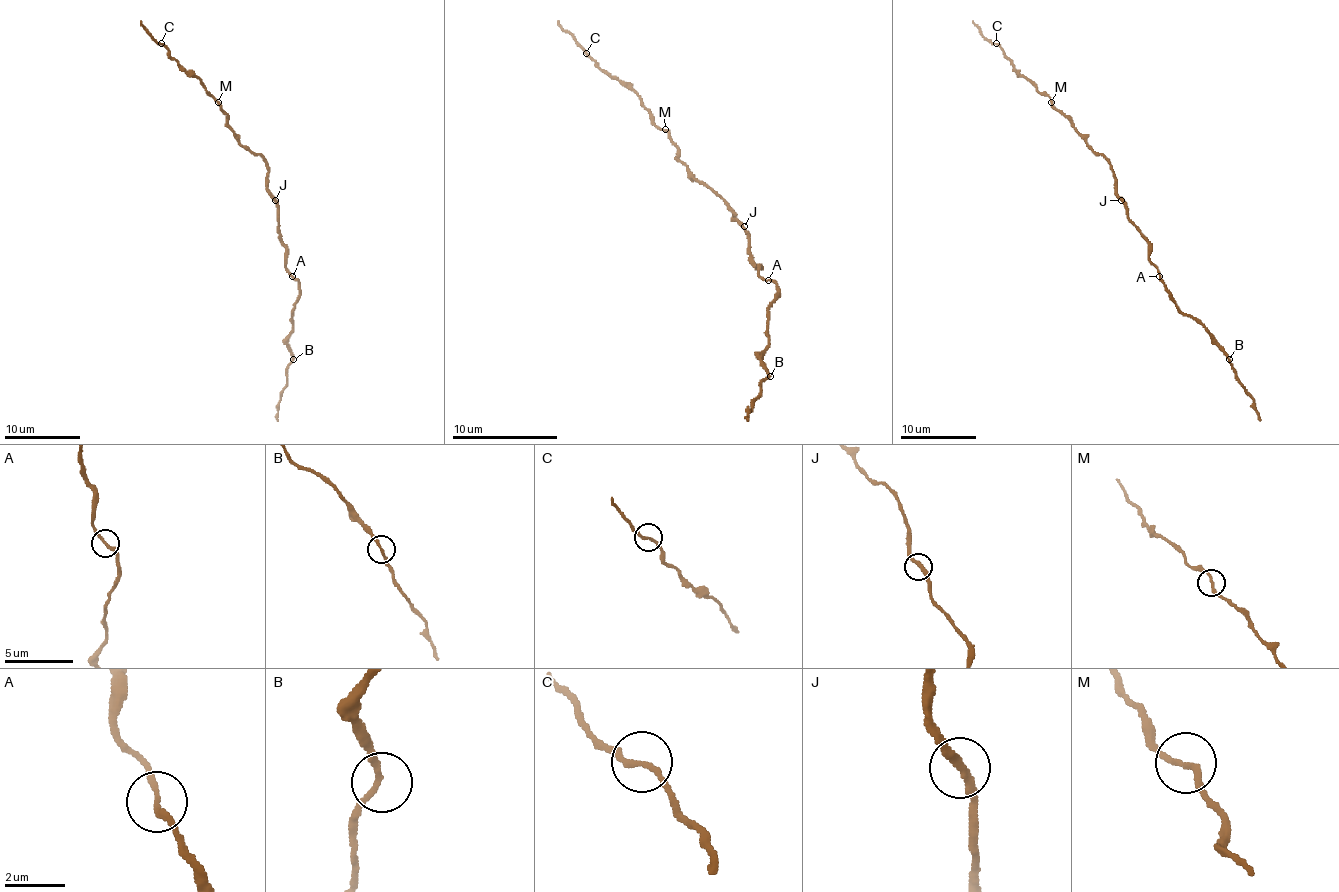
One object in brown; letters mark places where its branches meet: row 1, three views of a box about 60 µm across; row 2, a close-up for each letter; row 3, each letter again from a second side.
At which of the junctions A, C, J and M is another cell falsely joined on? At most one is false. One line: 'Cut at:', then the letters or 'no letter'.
Cut at: no letter

